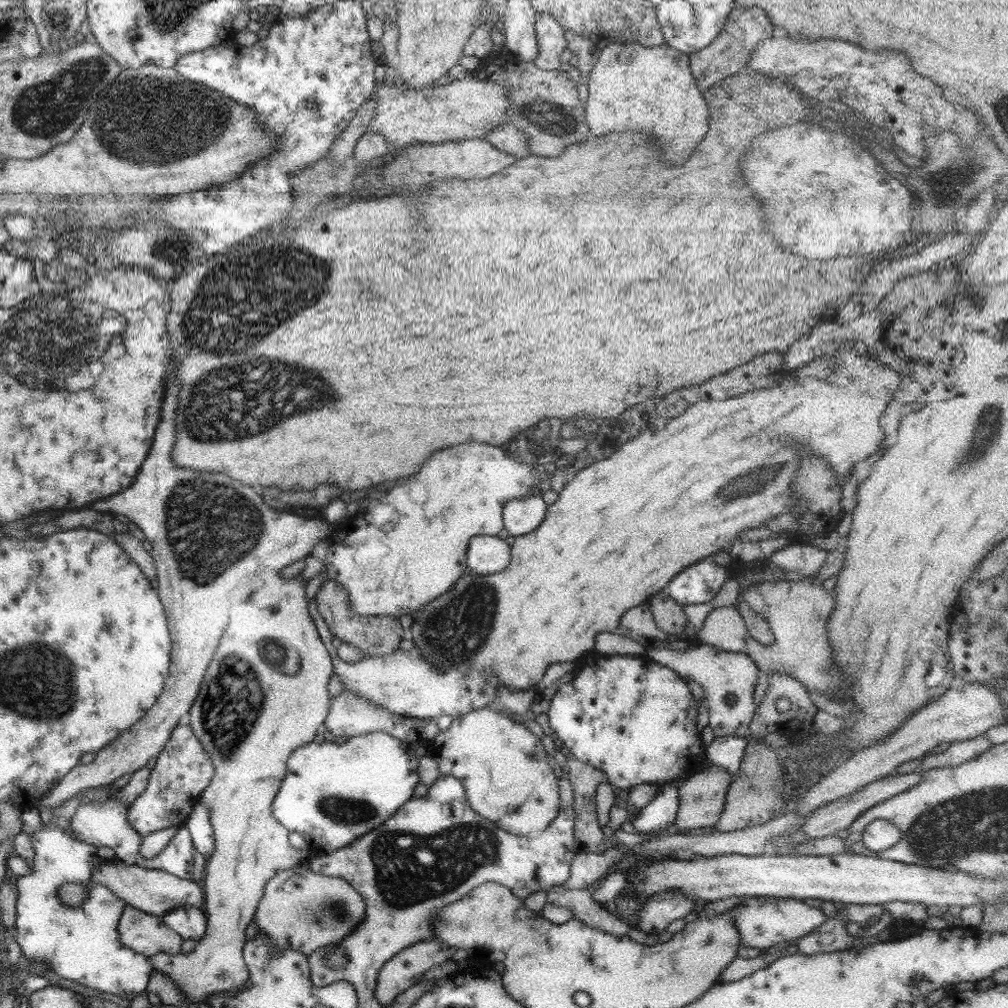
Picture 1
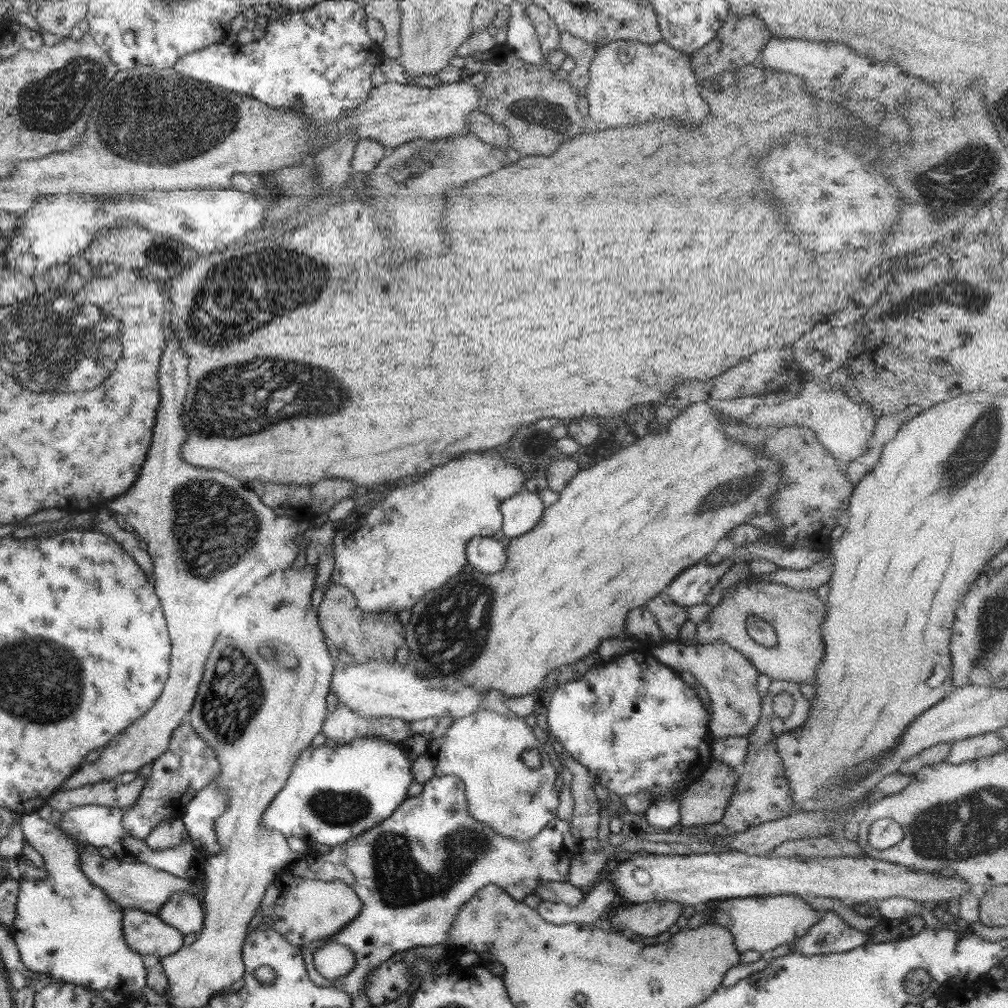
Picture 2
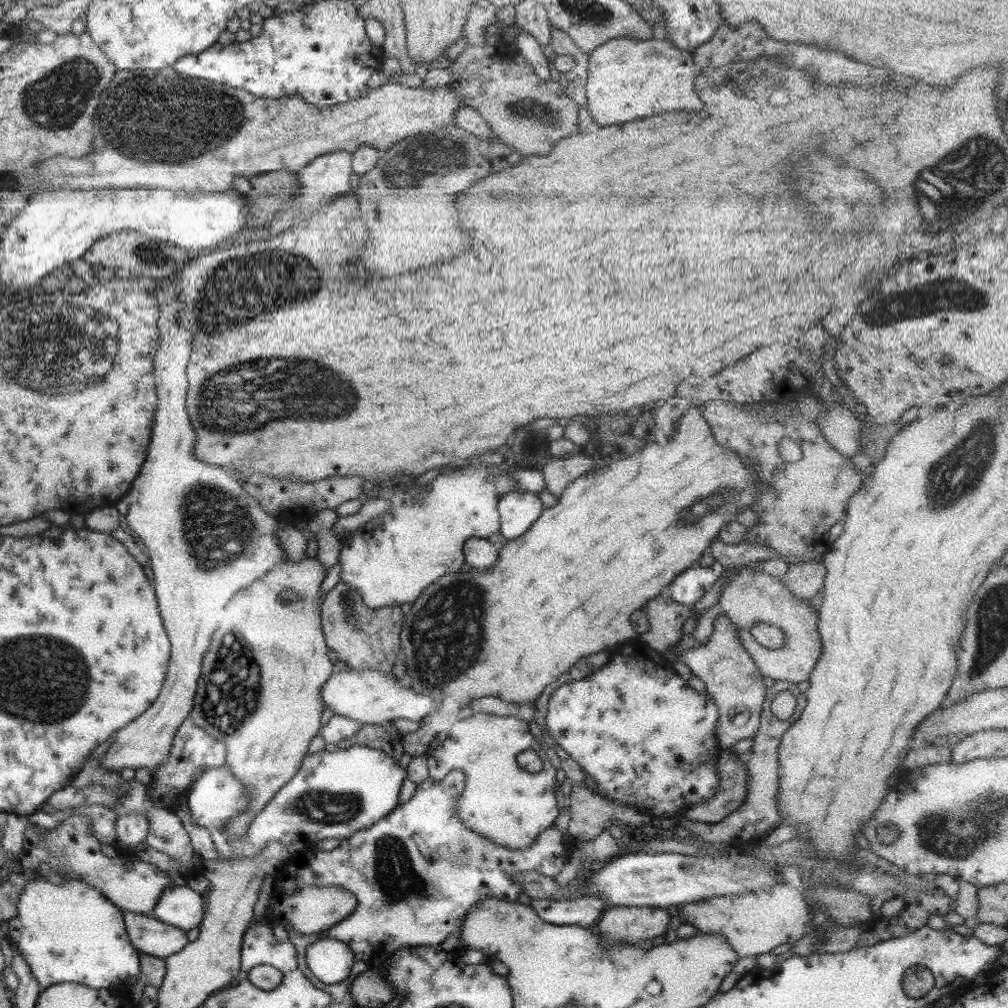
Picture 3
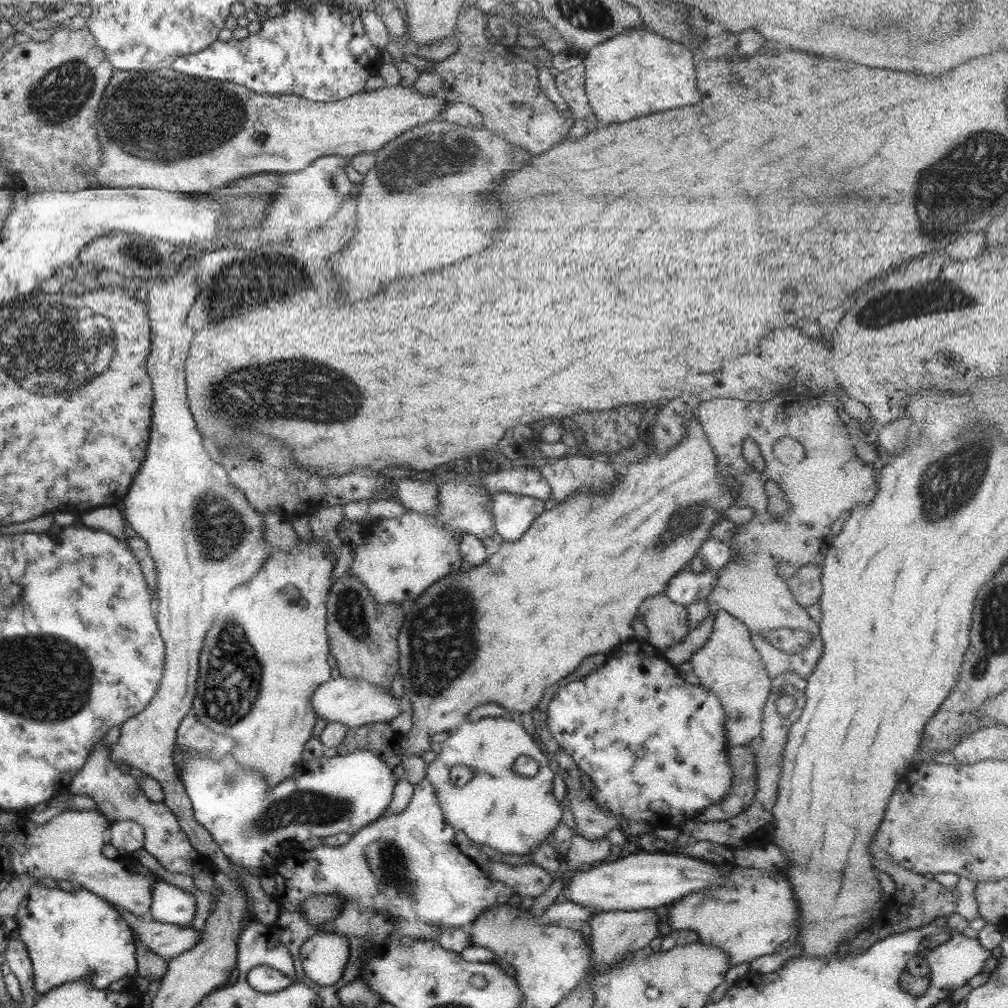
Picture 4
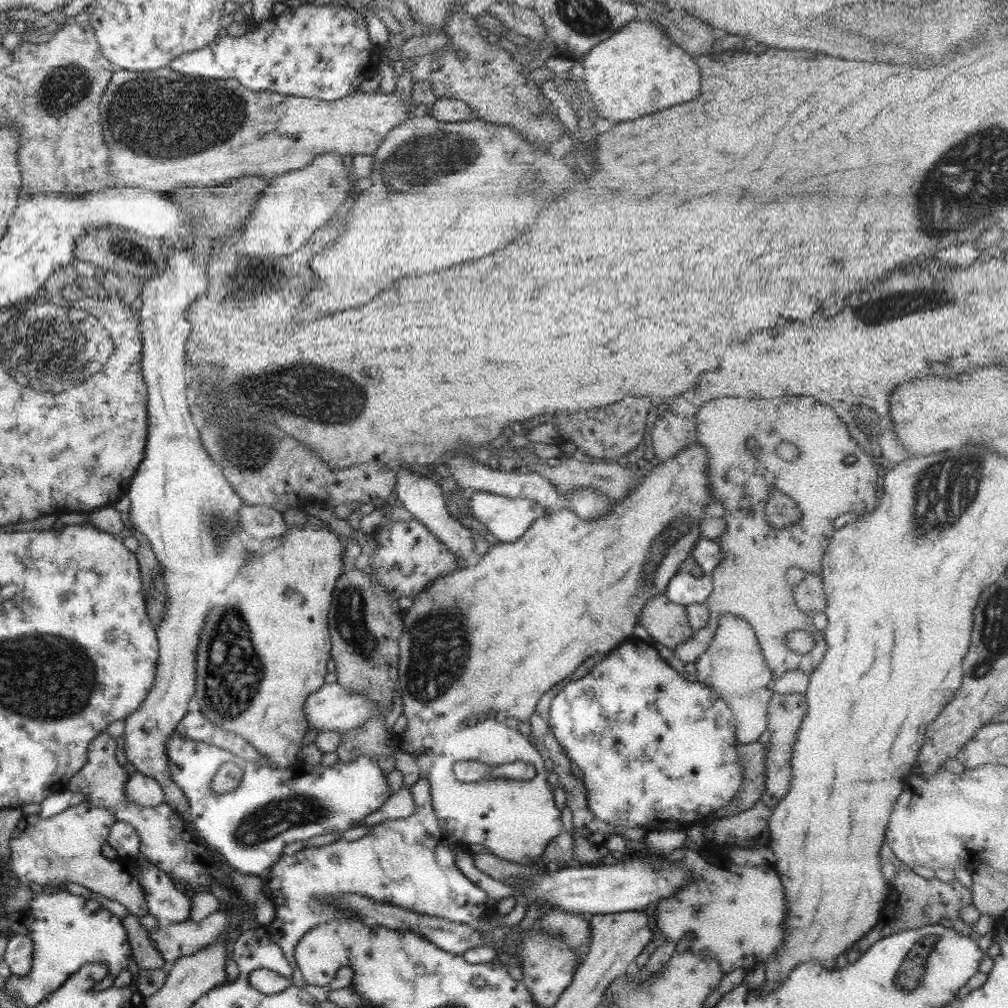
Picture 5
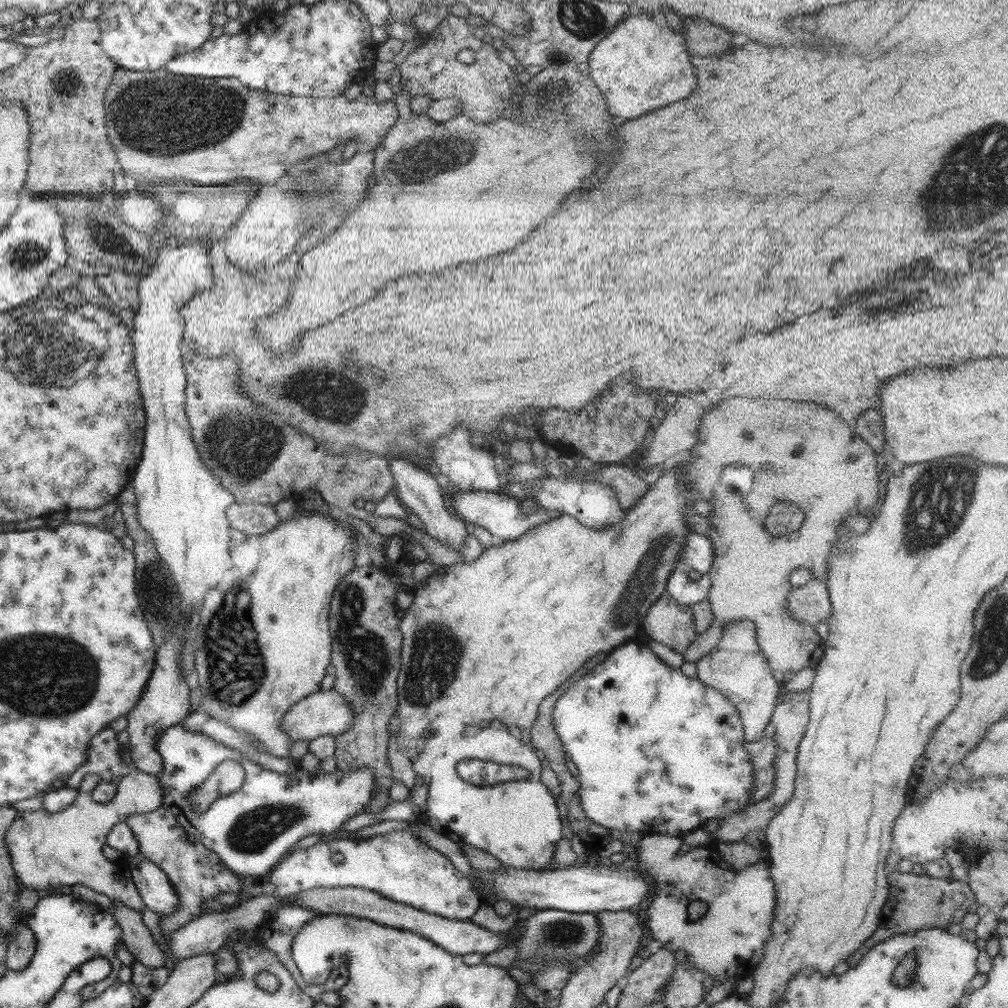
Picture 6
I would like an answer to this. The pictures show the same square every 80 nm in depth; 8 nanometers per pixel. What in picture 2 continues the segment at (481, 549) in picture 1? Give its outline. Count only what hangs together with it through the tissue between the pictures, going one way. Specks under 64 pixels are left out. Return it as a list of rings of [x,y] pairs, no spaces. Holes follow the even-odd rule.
[[[492,536],[474,538],[466,549],[467,562],[483,573],[492,574],[502,570],[506,564],[506,547]]]

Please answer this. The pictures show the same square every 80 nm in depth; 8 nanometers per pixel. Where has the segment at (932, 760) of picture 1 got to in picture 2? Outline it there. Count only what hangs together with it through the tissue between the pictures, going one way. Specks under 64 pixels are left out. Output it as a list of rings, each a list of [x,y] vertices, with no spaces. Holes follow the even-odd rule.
[[[995,732],[972,736],[972,738],[952,742],[948,757],[948,764],[960,764],[973,759],[988,758],[1007,747],[1007,742],[1002,740]]]

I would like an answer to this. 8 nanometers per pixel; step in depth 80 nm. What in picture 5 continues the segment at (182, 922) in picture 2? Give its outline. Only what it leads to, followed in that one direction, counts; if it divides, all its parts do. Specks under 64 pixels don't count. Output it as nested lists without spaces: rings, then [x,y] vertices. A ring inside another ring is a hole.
[[[139,861],[139,883],[149,908],[149,914],[158,920],[181,923],[189,920],[192,899],[157,866]]]

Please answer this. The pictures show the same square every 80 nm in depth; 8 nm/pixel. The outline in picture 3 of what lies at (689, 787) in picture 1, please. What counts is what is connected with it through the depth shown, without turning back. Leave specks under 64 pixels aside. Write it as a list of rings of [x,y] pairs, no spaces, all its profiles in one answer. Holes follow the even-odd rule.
[[[723,749],[717,760],[719,787],[710,799],[688,805],[682,815],[690,820],[703,823],[717,823],[724,820],[744,803],[747,792],[748,771],[745,761],[741,761],[732,751]]]

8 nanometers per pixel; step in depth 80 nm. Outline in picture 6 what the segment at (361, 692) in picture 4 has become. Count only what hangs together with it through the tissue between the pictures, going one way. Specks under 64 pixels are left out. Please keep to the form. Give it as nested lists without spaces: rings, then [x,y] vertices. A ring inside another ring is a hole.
[[[333,689],[319,691],[306,696],[298,704],[292,705],[285,715],[282,718],[280,729],[294,742],[298,740],[311,741],[320,736],[332,736],[335,738],[342,732],[349,731],[350,726],[356,720],[351,706],[348,705],[348,701],[342,695],[338,695],[338,692]]]

